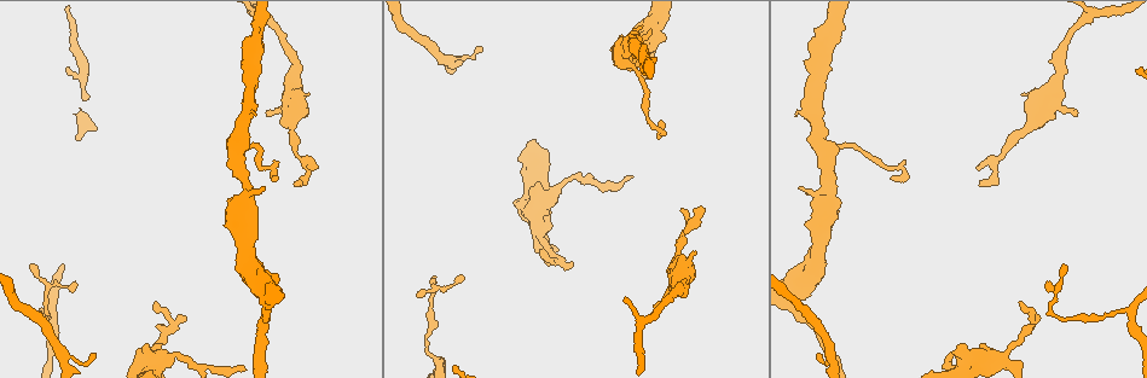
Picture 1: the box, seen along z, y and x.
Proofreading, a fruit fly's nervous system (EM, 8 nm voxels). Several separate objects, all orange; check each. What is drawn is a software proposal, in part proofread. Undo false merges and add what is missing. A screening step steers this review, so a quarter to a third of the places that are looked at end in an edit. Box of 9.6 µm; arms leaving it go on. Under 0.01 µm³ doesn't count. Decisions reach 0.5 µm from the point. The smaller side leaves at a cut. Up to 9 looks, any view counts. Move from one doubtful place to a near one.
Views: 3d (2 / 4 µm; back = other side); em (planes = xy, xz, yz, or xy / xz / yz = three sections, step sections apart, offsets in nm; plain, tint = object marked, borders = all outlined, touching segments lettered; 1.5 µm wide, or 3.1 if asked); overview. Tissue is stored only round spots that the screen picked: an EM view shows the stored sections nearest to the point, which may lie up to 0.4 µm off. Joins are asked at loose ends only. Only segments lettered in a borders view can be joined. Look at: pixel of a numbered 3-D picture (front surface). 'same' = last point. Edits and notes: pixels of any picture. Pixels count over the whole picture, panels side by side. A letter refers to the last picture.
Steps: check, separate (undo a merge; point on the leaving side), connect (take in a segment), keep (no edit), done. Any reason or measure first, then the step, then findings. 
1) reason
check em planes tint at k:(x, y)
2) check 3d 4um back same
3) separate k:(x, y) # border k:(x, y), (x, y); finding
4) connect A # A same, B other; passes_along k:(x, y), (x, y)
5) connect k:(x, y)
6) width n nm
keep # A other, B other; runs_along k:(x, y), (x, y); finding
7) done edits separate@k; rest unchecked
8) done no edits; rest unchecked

tapers out
check em planes borders at 1:(184, 317)

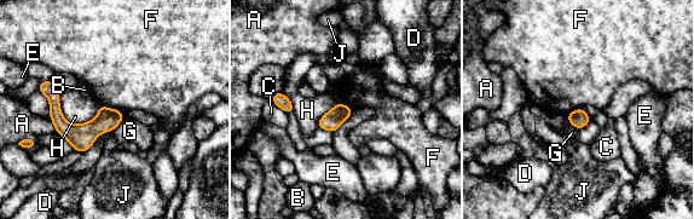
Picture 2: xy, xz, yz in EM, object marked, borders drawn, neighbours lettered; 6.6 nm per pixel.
width 120 nm
keep # A other, B other, C other, D other, E other, F other, G other, H other, J other; no lettered segment goes on from it

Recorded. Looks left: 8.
thin end
check 3d 4um at 1:(978, 165)

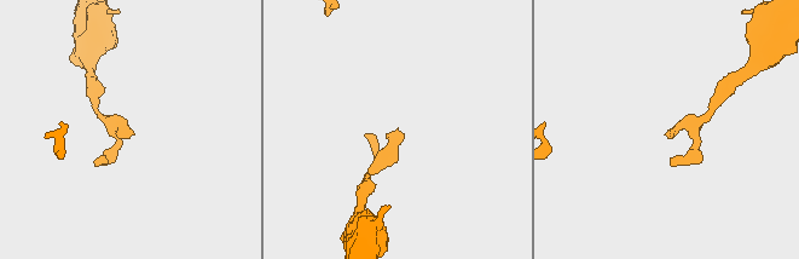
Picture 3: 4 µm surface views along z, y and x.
need the tissue
check em planes plain at 3:(666, 132)

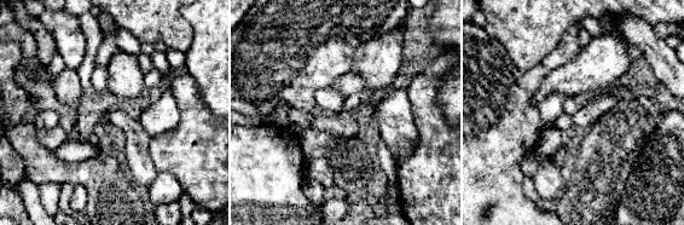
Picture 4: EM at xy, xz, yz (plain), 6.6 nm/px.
check em planes borders same

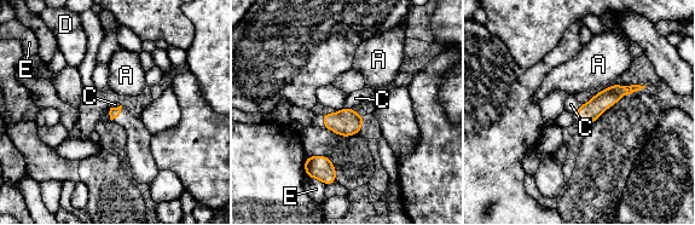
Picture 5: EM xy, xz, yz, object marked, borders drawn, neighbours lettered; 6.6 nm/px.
keep # A other, C other, D other, E other; no lettered segment goes on from it

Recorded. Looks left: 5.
branch stops here
check em planes plain at 1:(260, 63)

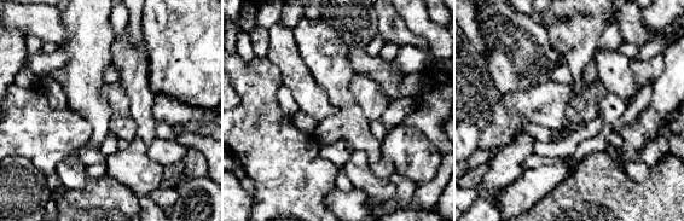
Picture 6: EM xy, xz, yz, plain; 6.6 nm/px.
what lies round it
check em planes borders same

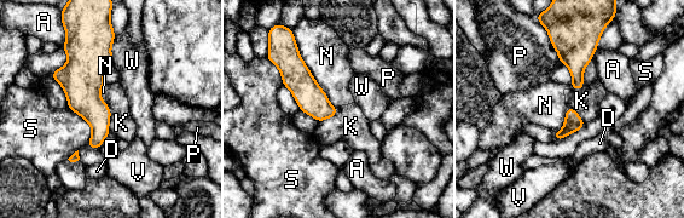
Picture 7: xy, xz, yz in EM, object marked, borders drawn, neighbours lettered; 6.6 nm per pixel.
keep # A other, D other, K other, N other, P other, S other, V other, W other; none of them fits

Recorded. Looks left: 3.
tapers out
check em xz step 4 borders at 1:(1047, 283)

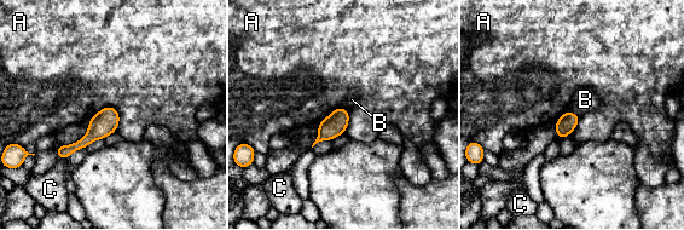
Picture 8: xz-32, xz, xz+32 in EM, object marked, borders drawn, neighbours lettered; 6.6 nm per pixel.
longest_contact A 220 nm
keep # A other, B other, C other; runs_along 8:(114, 111), (81, 144), (61, 154); none of them fits

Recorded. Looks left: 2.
done no edits; rest unchecked

